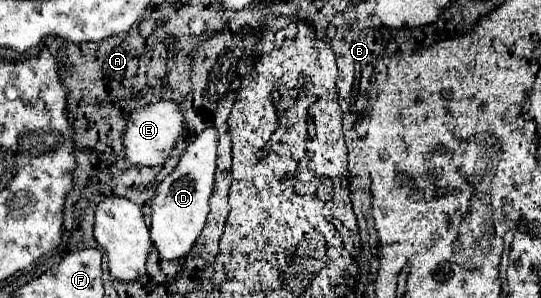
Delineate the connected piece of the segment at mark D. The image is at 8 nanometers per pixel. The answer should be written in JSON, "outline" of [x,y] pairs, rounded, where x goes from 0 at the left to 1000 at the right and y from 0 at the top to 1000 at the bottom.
{"outline":[[[379,433],[338,507],[327,560],[287,628],[279,668],[279,802],[298,869],[327,869],[342,856],[372,789],[383,715],[386,654],[394,641],[394,587],[401,560],[401,440]]]}

